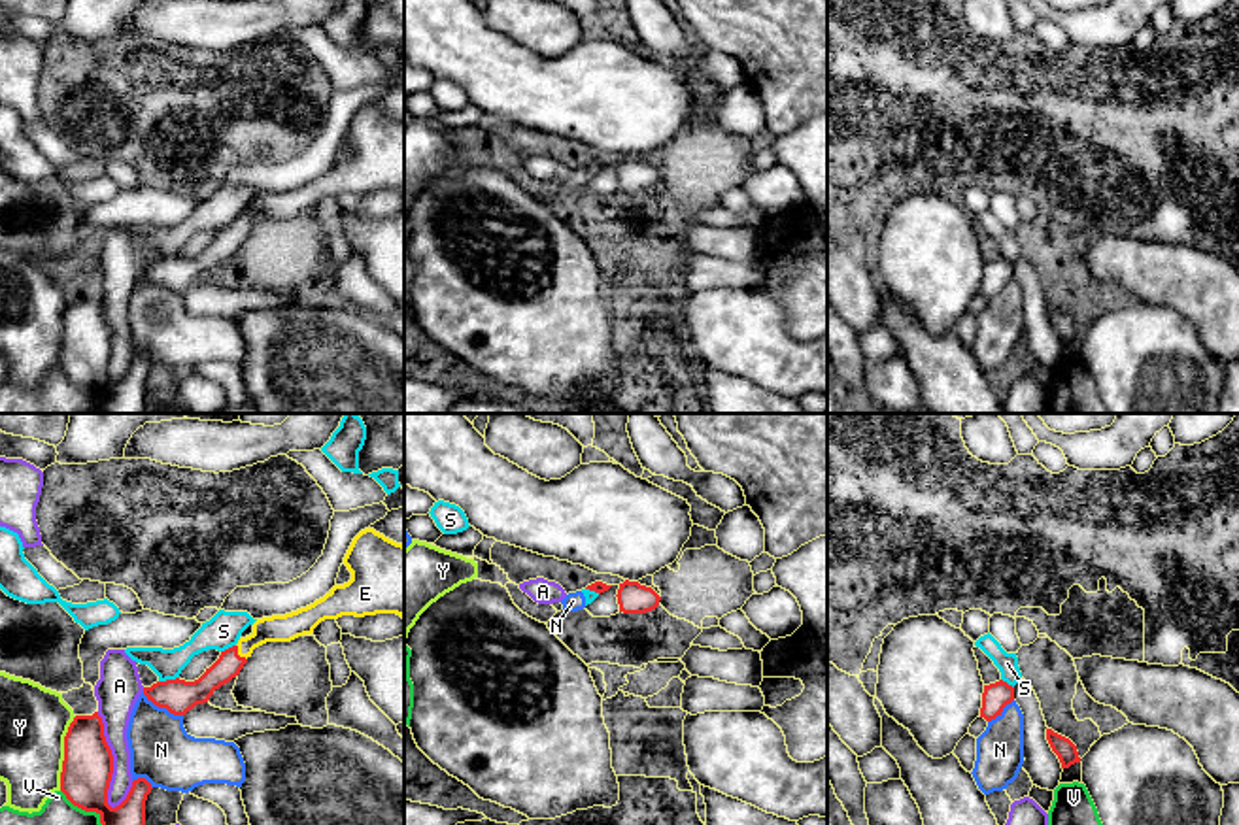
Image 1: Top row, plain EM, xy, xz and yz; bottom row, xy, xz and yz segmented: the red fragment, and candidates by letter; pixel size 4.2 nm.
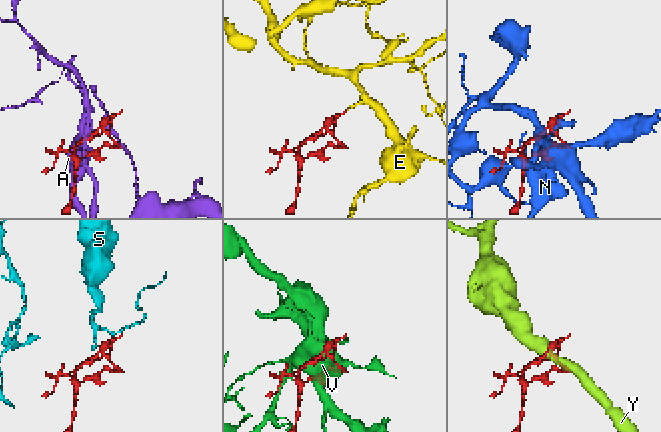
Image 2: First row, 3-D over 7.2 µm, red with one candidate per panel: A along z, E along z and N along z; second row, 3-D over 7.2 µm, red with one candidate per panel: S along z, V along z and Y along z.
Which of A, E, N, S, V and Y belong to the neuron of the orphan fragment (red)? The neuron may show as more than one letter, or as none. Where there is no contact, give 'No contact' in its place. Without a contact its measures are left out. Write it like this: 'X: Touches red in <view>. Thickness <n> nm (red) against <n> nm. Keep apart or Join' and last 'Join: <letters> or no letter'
A: Touches red in xy. Thickness 220 nm (red) against 150 nm. Keep apart
E: Touches red in xy. Thickness 110 nm (red) against 120 nm. Join
N: Touches red in xy. Thickness 150 nm (red) against 260 nm. Keep apart
S: Touches red in xy. Thickness 150 nm (red) against 130 nm. Keep apart
V: Touches red in xy. Thickness 220 nm (red) against 280 nm. Keep apart
Y: Touches red in xy. Thickness 220 nm (red) against 280 nm. Keep apart
Join: E

